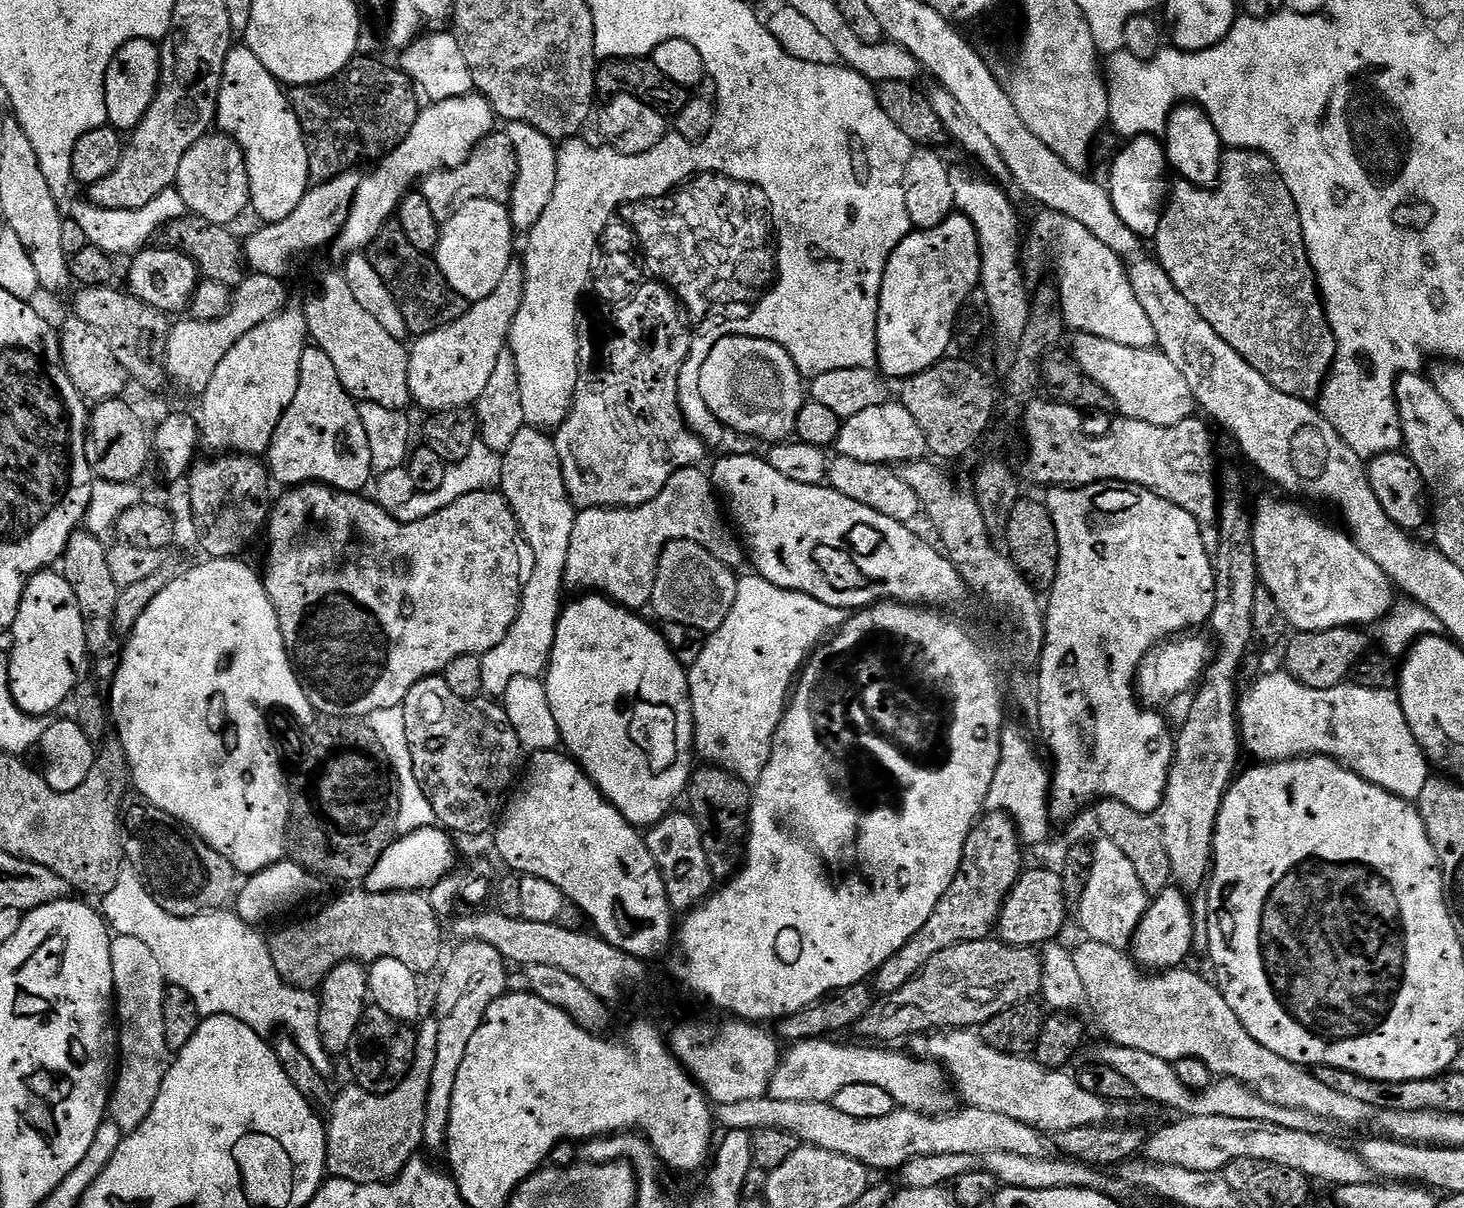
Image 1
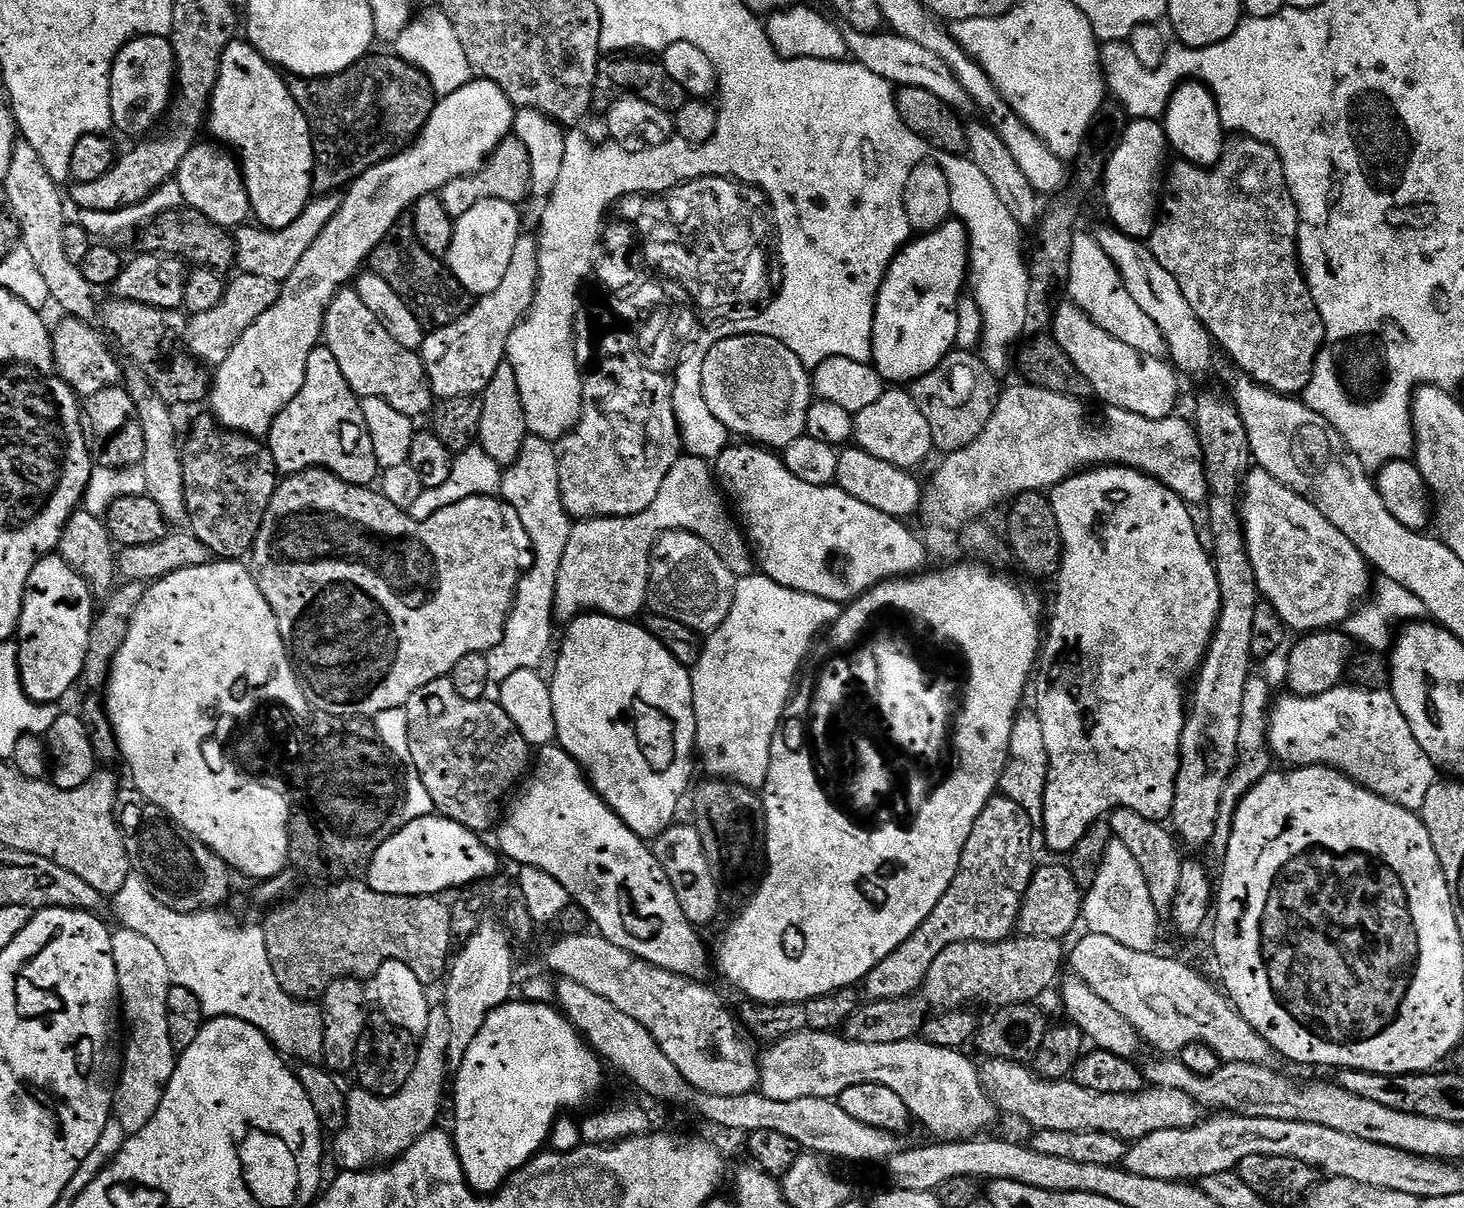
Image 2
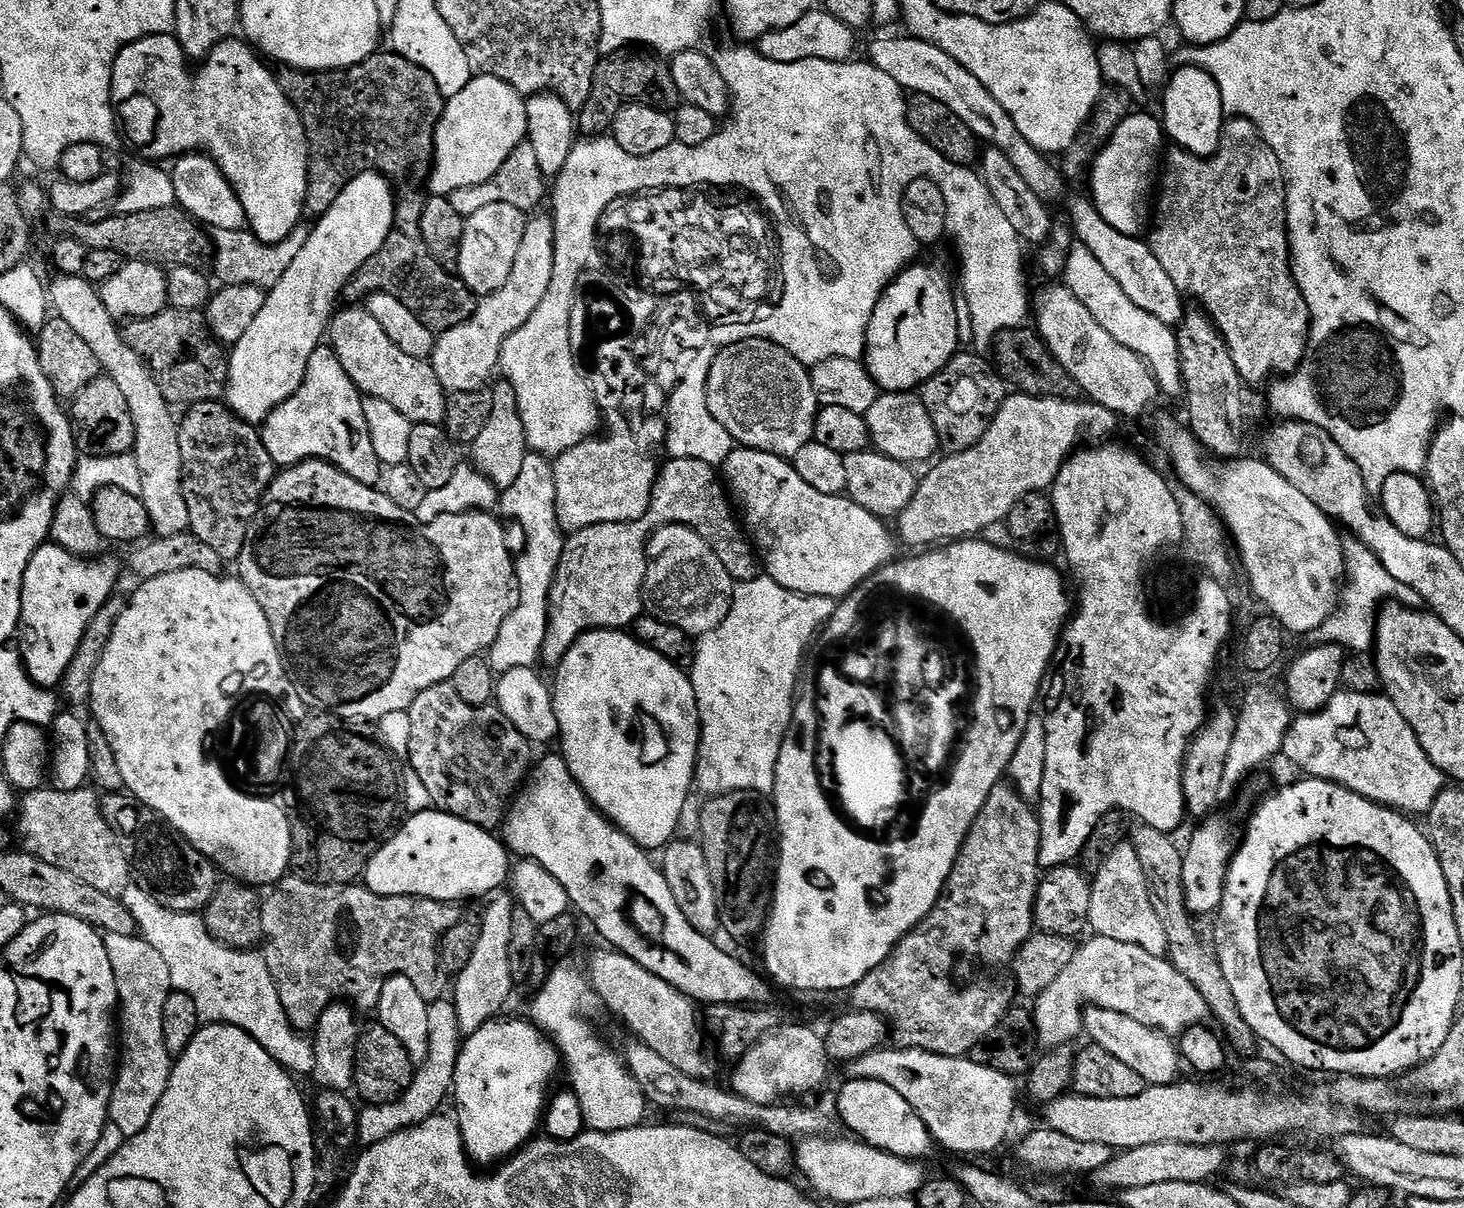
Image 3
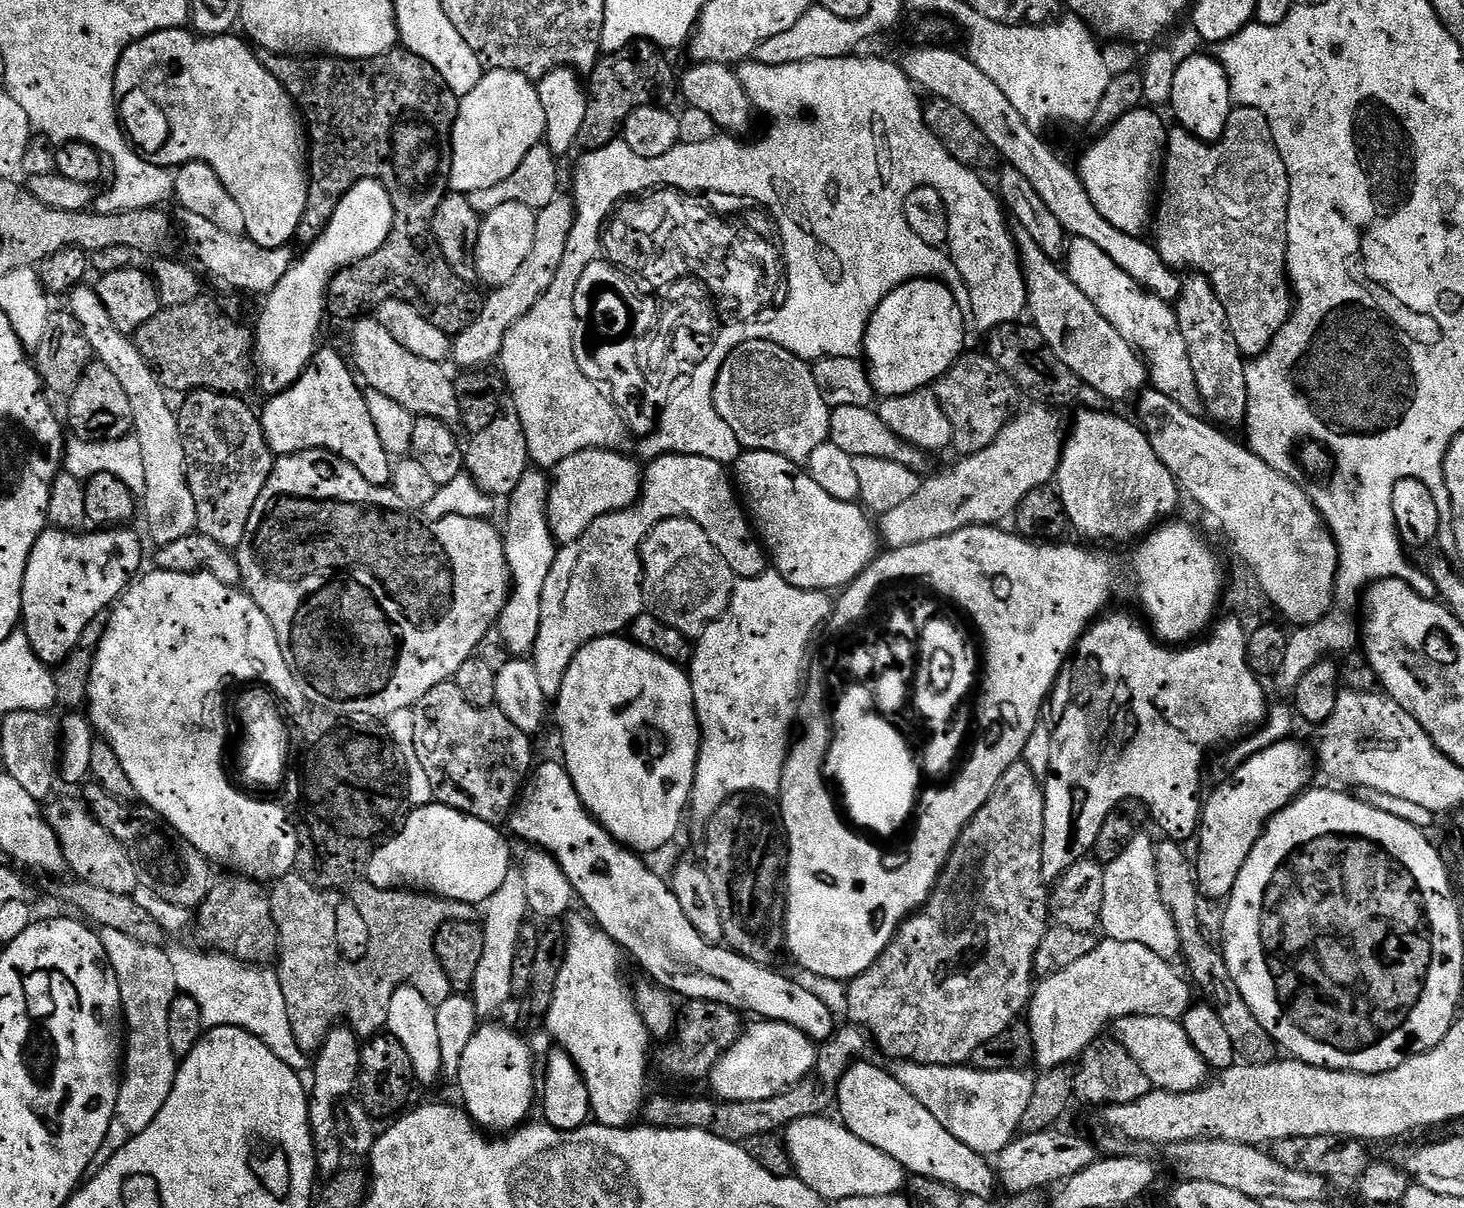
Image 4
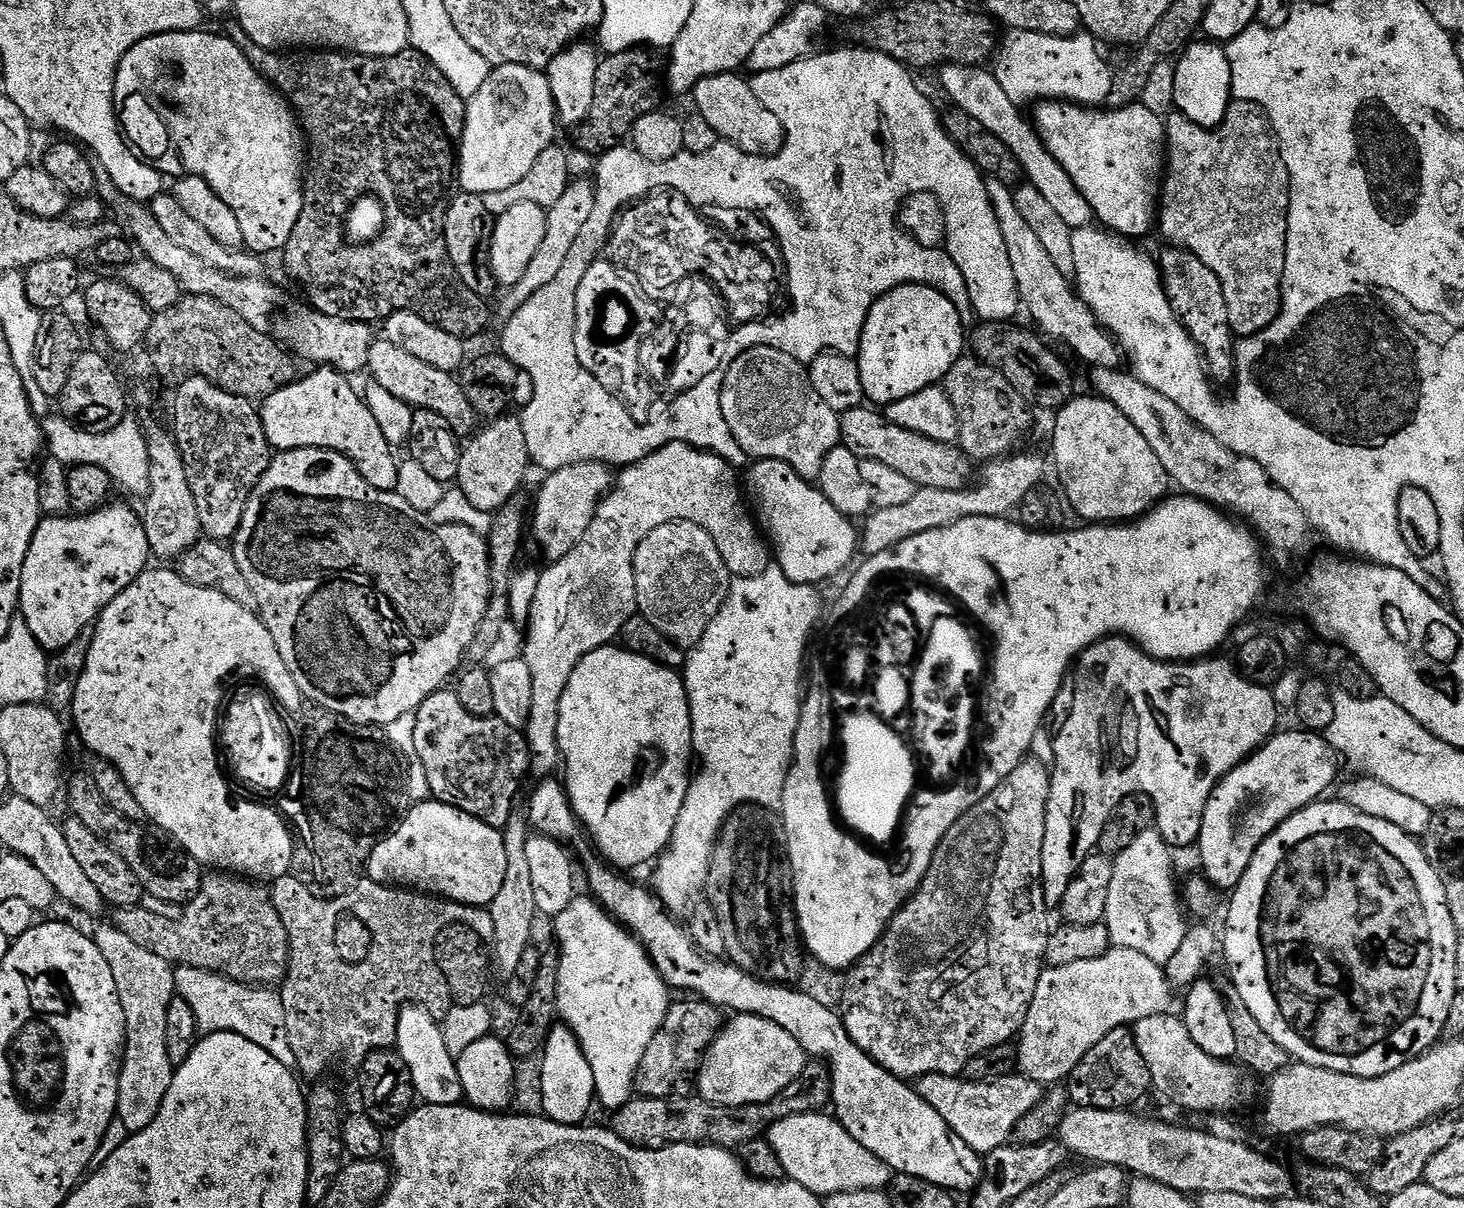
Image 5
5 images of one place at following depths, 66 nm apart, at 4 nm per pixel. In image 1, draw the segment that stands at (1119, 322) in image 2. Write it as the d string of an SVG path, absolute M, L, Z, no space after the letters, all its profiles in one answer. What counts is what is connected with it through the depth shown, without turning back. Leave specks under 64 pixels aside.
M1040 210L1037 213L1032 233L1026 236L1026 268L1028 272L1036 272L1052 256L1056 263L1056 284L1060 287L1058 311L1065 325L1073 333L1094 334L1106 338L1106 342L1118 342L1118 346L1156 348L1154 326L1150 326L1146 310L1138 303L1125 265L1120 265L1123 264L1121 257L1115 256L1108 246L1102 246L1082 222L1074 222L1074 218L1066 218L1061 212Z

